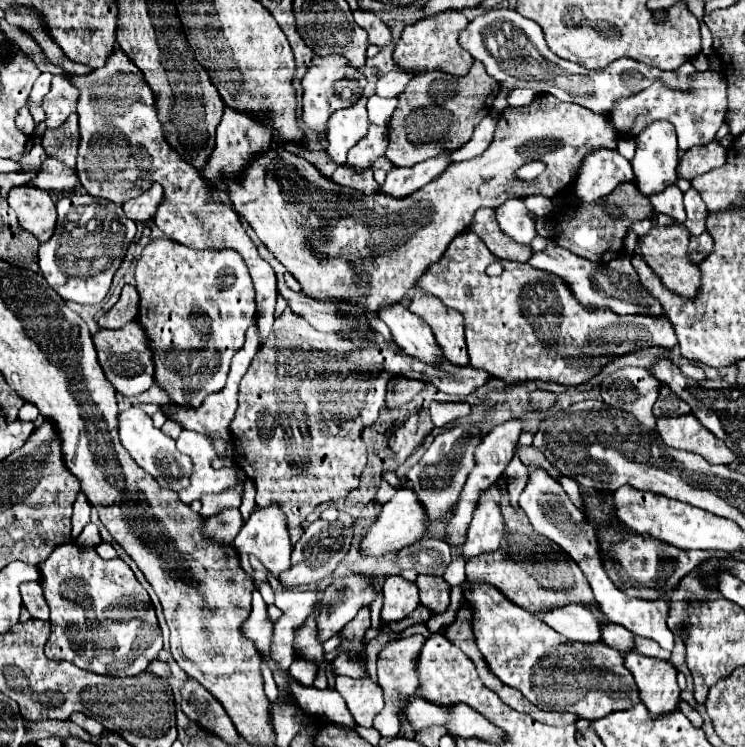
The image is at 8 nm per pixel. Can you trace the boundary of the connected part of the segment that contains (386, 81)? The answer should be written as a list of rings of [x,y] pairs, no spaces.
[[[393,69],[377,81],[377,91],[375,93],[381,95],[381,97],[401,95],[411,77],[415,77],[415,73],[403,73],[401,69]]]

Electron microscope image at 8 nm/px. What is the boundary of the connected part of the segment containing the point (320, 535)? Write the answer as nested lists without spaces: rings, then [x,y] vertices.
[[[317,519],[315,523],[311,523],[305,533],[301,535],[301,539],[295,543],[293,553],[291,553],[291,569],[289,573],[281,573],[279,583],[283,589],[293,589],[293,587],[301,587],[301,585],[309,585],[309,583],[319,583],[327,577],[333,575],[333,571],[337,569],[339,561],[347,555],[351,545],[351,531],[347,527],[343,527],[339,521],[323,521]]]

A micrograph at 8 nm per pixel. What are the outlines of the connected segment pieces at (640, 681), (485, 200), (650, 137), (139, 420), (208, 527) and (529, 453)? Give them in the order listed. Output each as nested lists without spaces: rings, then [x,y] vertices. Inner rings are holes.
[[[633,651],[625,655],[625,667],[633,673],[641,701],[649,709],[651,717],[677,709],[681,691],[677,685],[677,667],[671,665],[671,661]]]
[[[539,95],[533,103],[523,107],[507,107],[497,123],[495,139],[481,157],[463,163],[451,163],[437,179],[417,189],[409,197],[389,197],[387,193],[365,195],[361,191],[335,185],[319,173],[311,163],[295,153],[289,153],[283,145],[271,147],[249,161],[247,169],[239,177],[225,177],[225,191],[233,201],[237,215],[241,215],[263,241],[263,245],[275,255],[279,263],[297,279],[301,291],[317,301],[357,303],[359,307],[379,307],[377,303],[391,301],[389,291],[413,289],[413,281],[437,263],[445,253],[453,237],[467,229],[473,215],[481,207],[499,207],[509,199],[521,199],[527,195],[553,197],[565,189],[579,171],[581,159],[593,147],[617,147],[617,135],[605,117],[593,113],[575,103],[561,103],[553,95]],[[529,161],[545,161],[547,169],[533,181],[517,181],[515,171]]]
[[[657,121],[655,125],[649,125],[635,137],[635,145],[637,145],[637,151],[631,161],[631,167],[635,169],[635,185],[639,193],[643,193],[645,197],[651,197],[653,193],[661,193],[667,185],[677,185],[683,193],[690,188],[689,181],[677,179],[679,157],[677,157],[677,139],[673,133],[673,125],[669,125],[667,121]]]
[[[129,407],[119,413],[119,437],[123,447],[129,451],[133,461],[143,467],[161,487],[171,489],[171,491],[181,491],[189,485],[189,477],[193,473],[193,465],[189,457],[177,451],[175,441],[167,437],[161,429],[153,427],[153,421],[147,413],[143,413],[137,407]]]
[[[221,509],[217,515],[203,519],[201,533],[205,533],[205,537],[209,537],[211,541],[229,547],[237,537],[237,533],[241,531],[241,525],[243,517],[239,509]]]
[[[525,447],[525,449],[521,449],[521,461],[525,463],[525,465],[537,465],[537,467],[541,467],[541,469],[545,469],[555,481],[559,481],[559,471],[557,469],[553,469],[553,465],[545,459],[545,455],[541,453],[541,451],[537,451],[535,447]]]

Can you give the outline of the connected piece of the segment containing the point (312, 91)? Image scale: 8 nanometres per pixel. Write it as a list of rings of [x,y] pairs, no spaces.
[[[341,55],[331,57],[315,57],[309,71],[301,79],[303,87],[303,123],[311,129],[315,129],[319,135],[325,135],[329,117],[343,107],[353,105],[353,101],[359,101],[363,97],[363,85],[361,85],[361,73],[347,65],[347,59]]]

